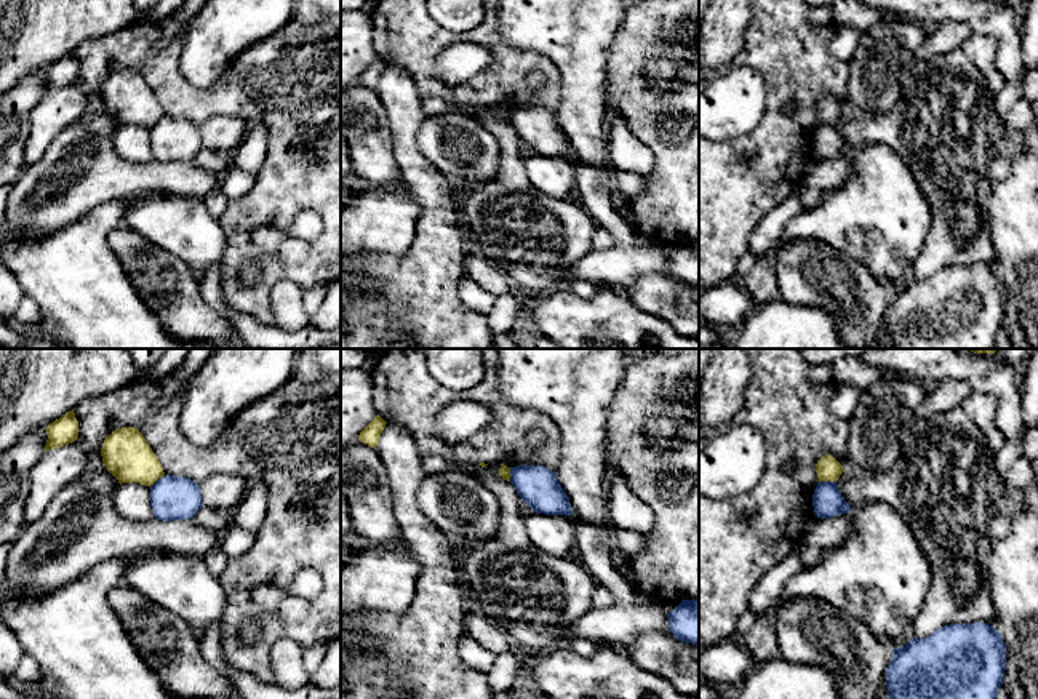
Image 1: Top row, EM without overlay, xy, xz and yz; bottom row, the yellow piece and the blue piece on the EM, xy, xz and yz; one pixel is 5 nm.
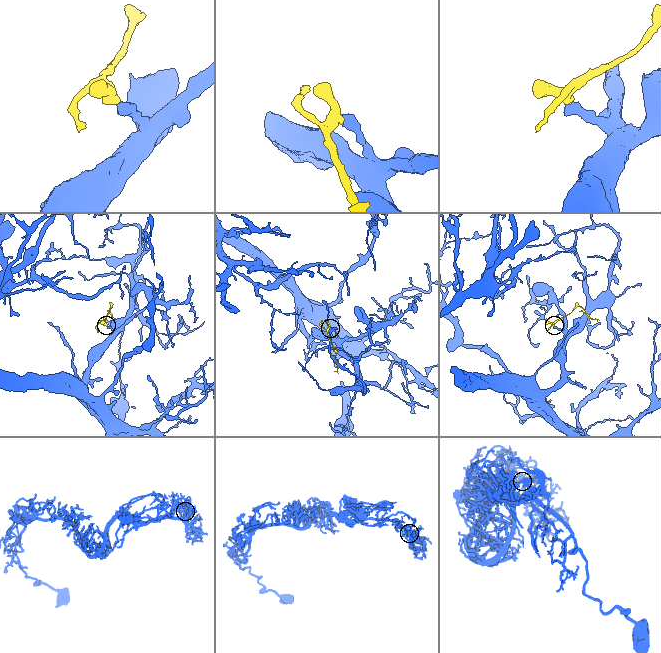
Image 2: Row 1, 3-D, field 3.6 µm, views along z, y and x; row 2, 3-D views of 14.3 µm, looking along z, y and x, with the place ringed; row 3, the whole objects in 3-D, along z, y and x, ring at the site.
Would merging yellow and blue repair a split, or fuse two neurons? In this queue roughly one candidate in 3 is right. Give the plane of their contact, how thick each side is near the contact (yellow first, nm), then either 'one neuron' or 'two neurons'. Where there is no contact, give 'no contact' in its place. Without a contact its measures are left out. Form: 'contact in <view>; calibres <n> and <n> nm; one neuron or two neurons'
contact in yz; calibres 120 and 160 nm; two neurons

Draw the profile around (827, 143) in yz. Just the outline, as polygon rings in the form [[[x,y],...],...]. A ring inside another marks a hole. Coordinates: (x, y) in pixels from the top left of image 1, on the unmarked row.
[[[819,123],[812,136],[812,149],[817,160],[832,160],[849,155],[851,149],[841,138],[836,123]]]

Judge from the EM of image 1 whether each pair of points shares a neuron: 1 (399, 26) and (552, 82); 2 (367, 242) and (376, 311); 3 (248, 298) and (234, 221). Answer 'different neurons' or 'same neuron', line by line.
1: same neuron
2: different neurons
3: same neuron

